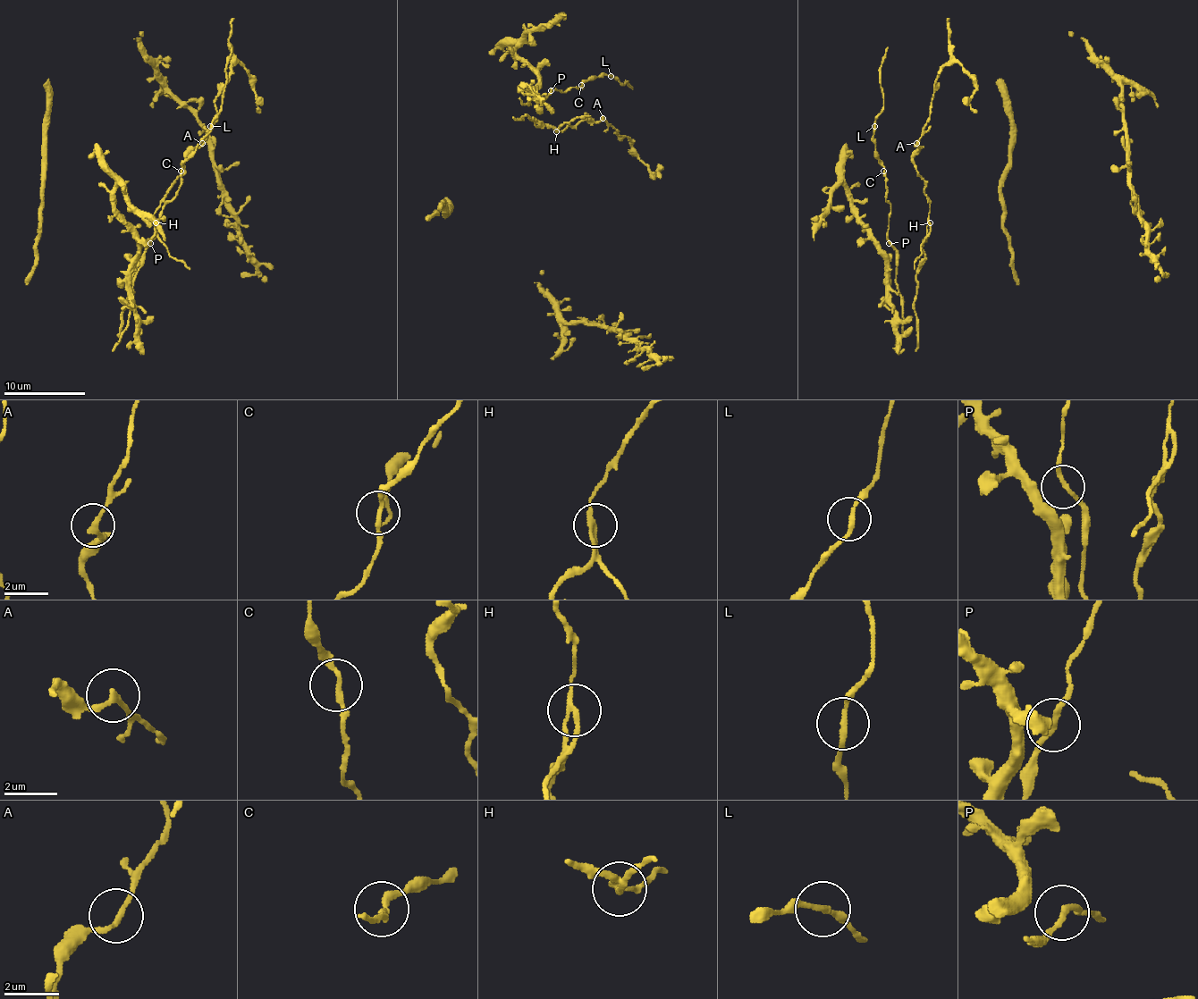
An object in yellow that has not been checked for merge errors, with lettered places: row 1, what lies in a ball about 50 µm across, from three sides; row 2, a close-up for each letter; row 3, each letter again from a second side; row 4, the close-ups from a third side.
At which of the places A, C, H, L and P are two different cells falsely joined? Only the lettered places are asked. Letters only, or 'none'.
H

